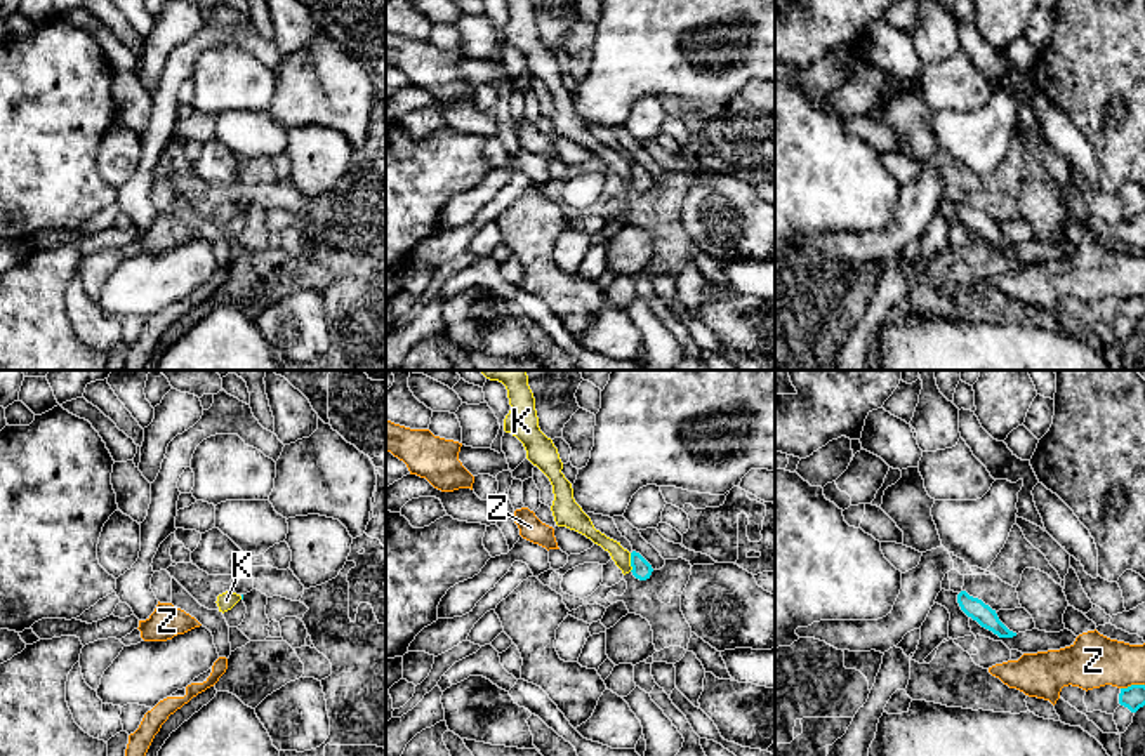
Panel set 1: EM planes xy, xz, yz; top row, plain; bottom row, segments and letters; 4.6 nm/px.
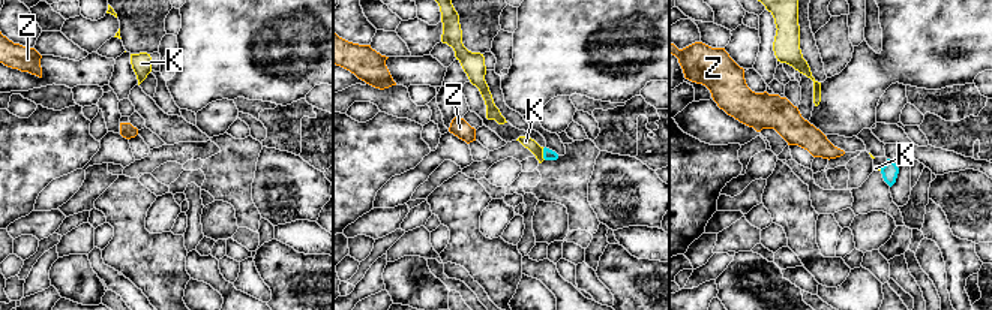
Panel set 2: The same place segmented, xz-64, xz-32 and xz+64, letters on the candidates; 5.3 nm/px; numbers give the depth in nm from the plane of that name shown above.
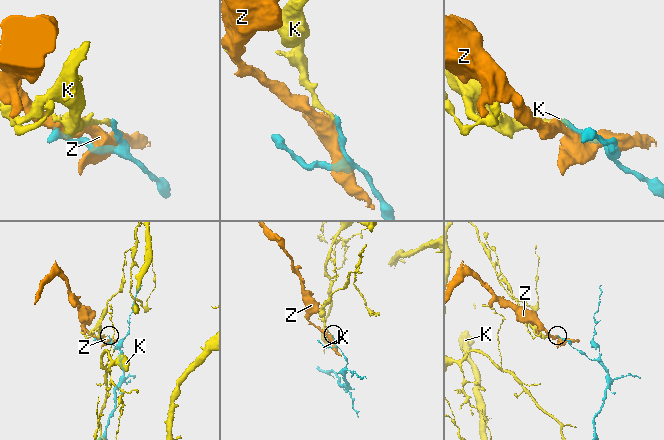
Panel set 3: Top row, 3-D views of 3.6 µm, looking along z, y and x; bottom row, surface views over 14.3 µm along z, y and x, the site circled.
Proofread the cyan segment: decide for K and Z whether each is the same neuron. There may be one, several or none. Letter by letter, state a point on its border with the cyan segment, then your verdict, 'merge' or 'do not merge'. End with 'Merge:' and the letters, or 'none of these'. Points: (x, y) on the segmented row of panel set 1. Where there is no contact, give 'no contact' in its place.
K: xz (631, 562) | do not merge
Z: yz (1131, 685) | do not merge
Merge: none of these

